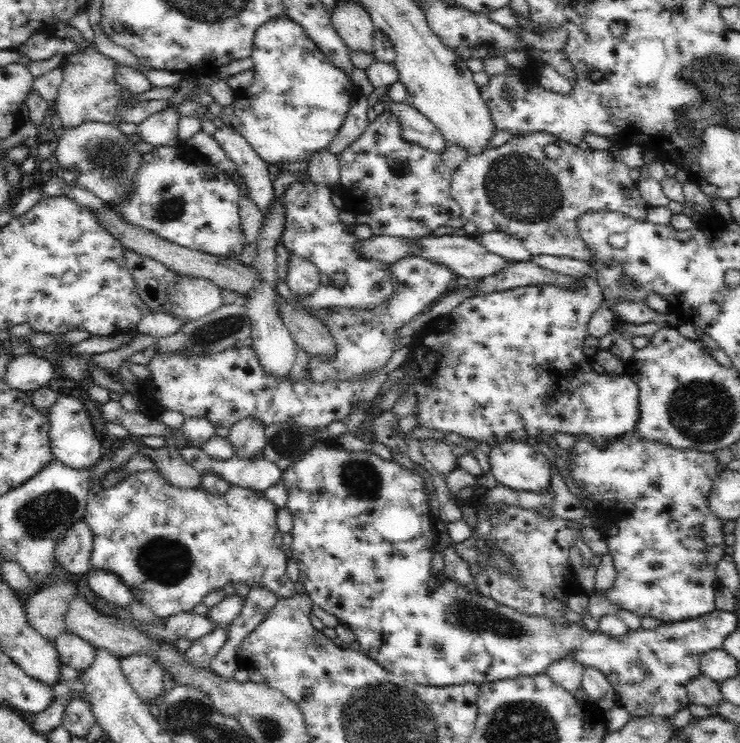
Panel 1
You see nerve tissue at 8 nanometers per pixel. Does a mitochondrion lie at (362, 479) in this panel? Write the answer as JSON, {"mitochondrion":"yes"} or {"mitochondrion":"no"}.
{"mitochondrion":"yes"}

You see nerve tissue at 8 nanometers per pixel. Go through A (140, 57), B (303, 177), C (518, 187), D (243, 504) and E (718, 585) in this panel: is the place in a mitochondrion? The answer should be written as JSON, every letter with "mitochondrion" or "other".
{"A":"other","B":"other","C":"mitochondrion","D":"other","E":"other"}

